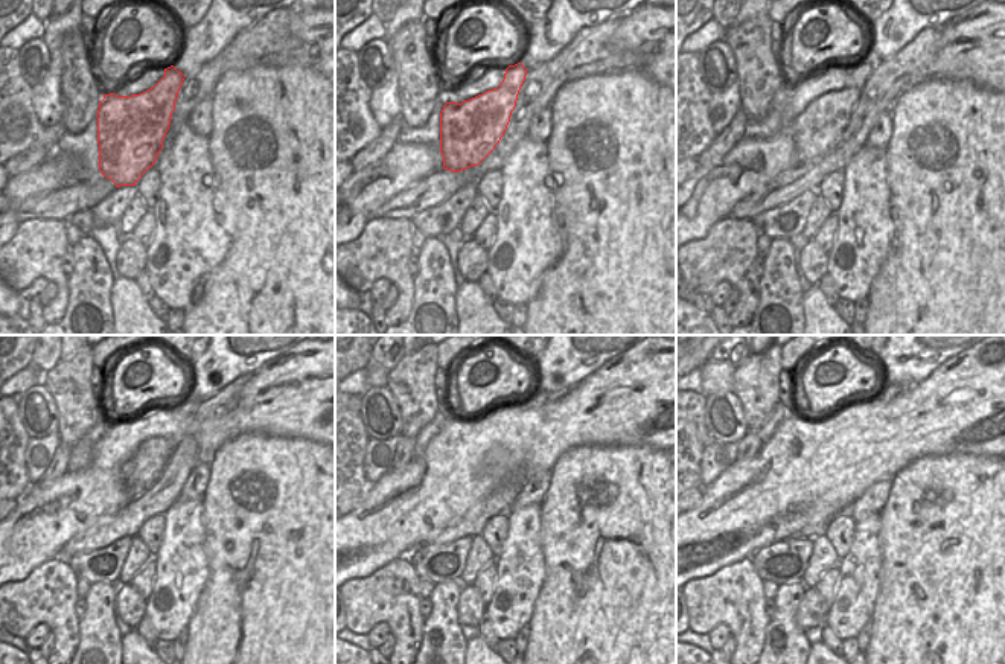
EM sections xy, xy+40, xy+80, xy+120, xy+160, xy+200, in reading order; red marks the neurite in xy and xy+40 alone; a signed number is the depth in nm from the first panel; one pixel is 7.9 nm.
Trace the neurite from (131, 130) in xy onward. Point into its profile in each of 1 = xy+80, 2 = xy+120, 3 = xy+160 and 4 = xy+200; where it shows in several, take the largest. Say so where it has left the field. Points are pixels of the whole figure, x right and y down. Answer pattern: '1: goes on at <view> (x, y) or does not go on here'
1: goes on at xy+80 (816, 130)
2: goes on at xy+120 (145, 466)
3: goes on at xy+160 (541, 398)
4: goes on at xy+200 (888, 392)

